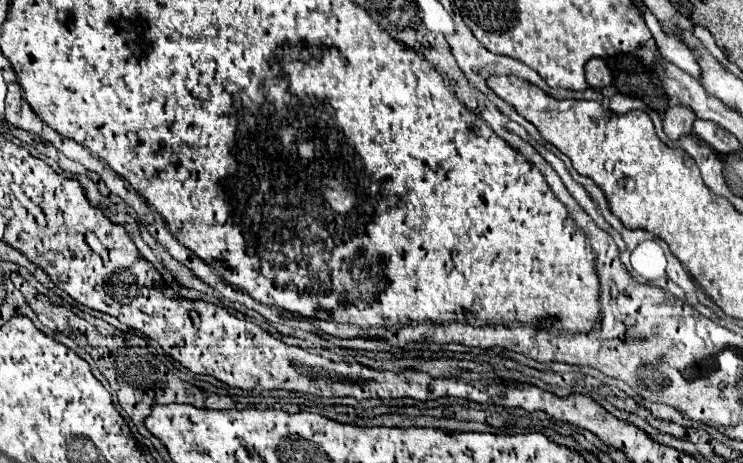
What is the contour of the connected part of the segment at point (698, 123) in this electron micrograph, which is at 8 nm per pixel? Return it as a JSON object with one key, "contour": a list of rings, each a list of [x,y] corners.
{"contour":[[[695,120],[695,134],[705,140],[711,148],[715,146],[715,124],[709,120]]]}

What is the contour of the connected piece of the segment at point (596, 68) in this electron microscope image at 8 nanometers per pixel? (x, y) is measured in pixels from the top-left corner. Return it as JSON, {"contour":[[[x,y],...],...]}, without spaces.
{"contour":[[[593,58],[587,62],[585,76],[587,76],[587,84],[595,90],[601,90],[601,88],[607,88],[613,84],[611,70],[607,68],[605,60],[601,60],[601,58]]]}

